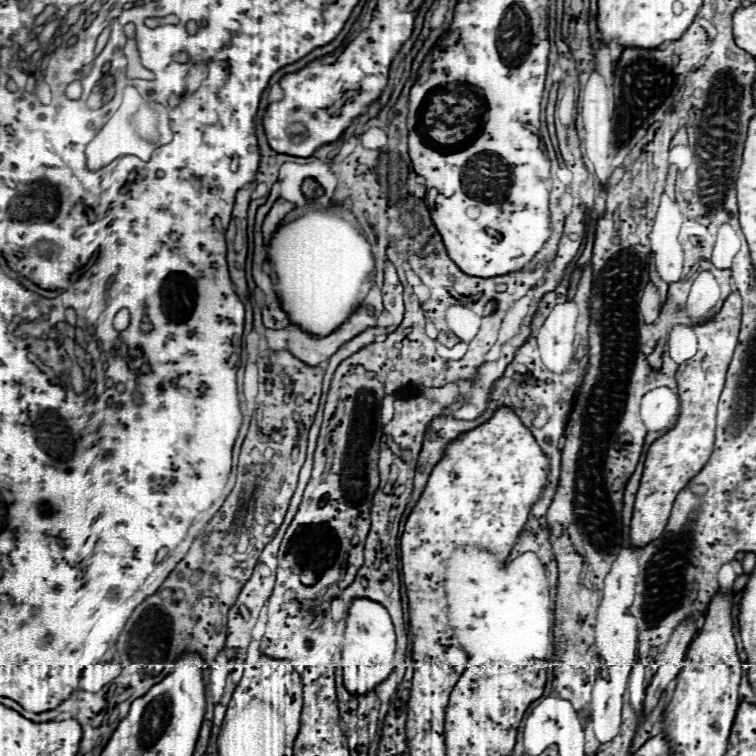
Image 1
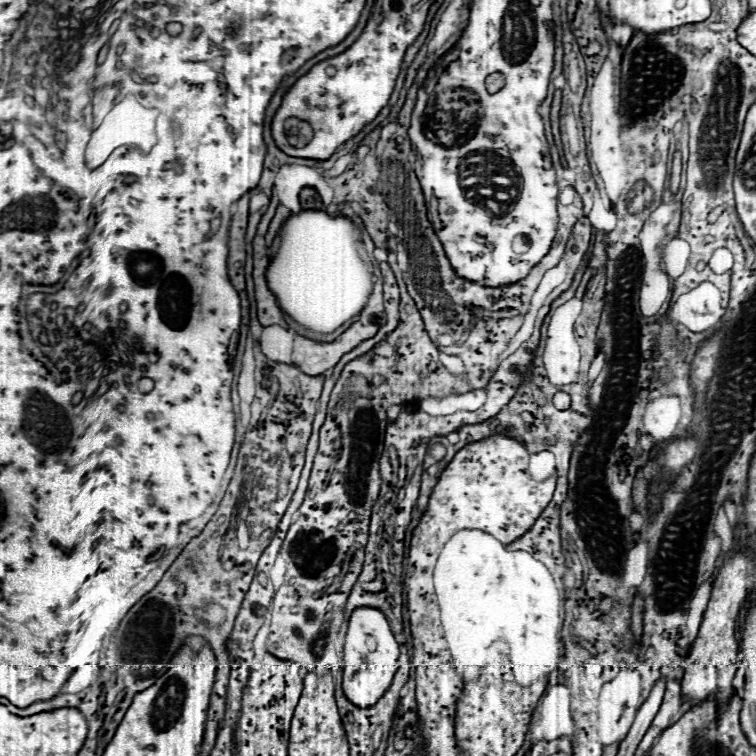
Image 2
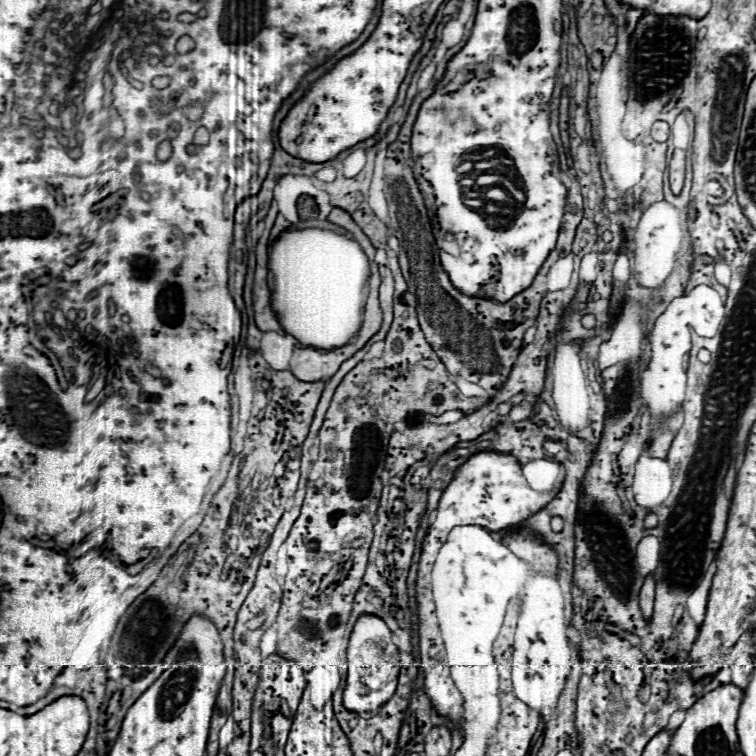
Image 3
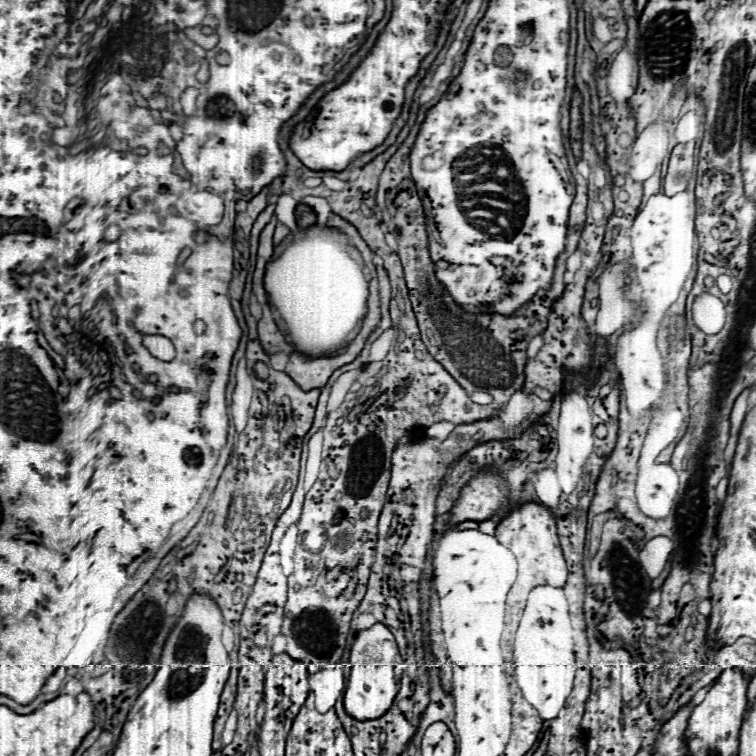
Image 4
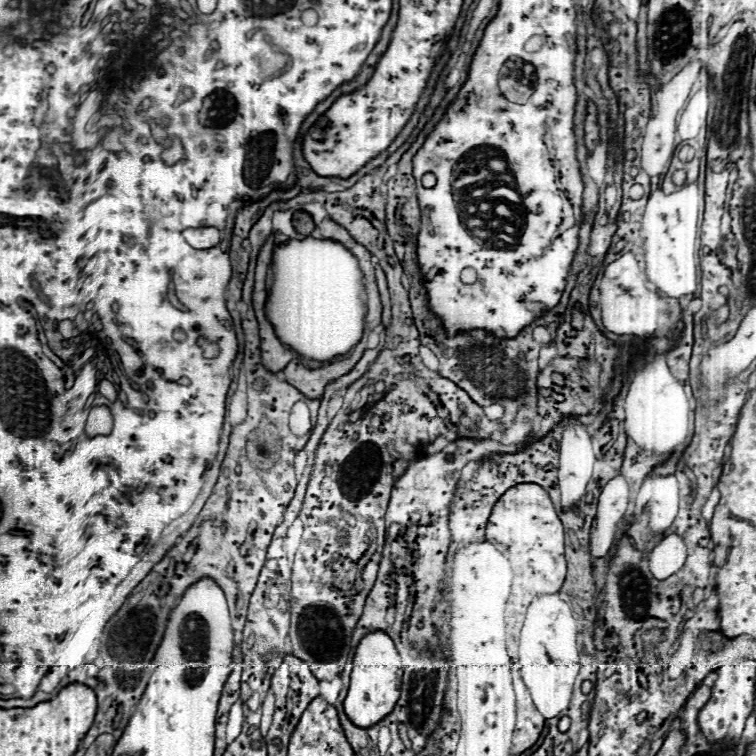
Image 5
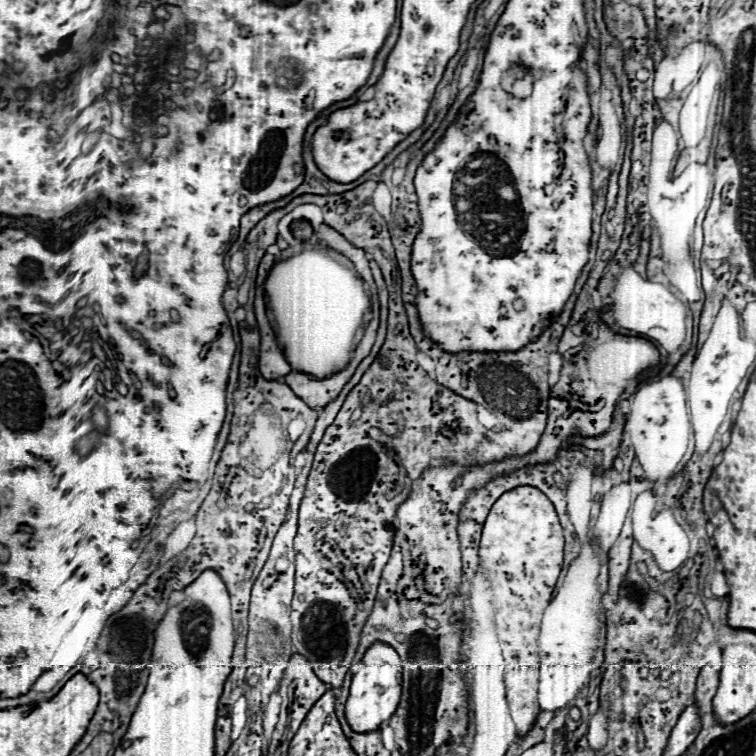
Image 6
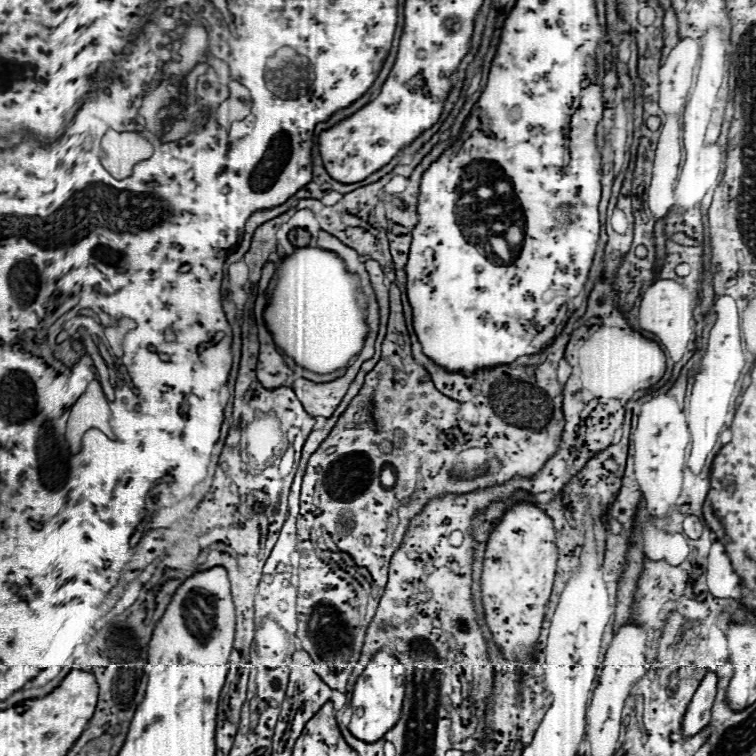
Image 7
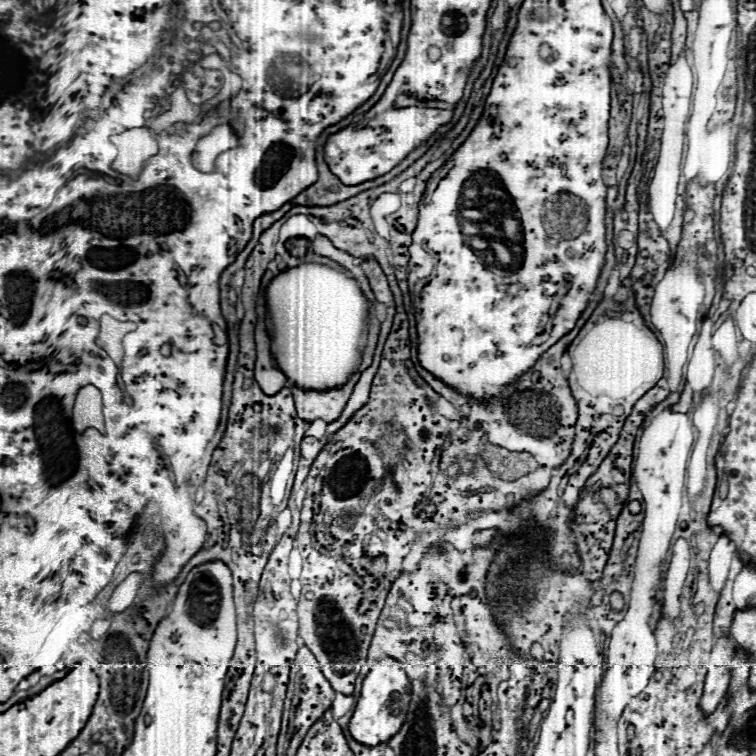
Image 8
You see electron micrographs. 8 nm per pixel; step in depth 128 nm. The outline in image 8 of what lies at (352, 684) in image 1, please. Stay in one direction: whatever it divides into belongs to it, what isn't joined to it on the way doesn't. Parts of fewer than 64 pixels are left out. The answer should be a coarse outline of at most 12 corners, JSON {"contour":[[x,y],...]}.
{"contour":[[380,658],[364,678],[348,724],[352,738],[378,746],[400,732],[410,682]]}

